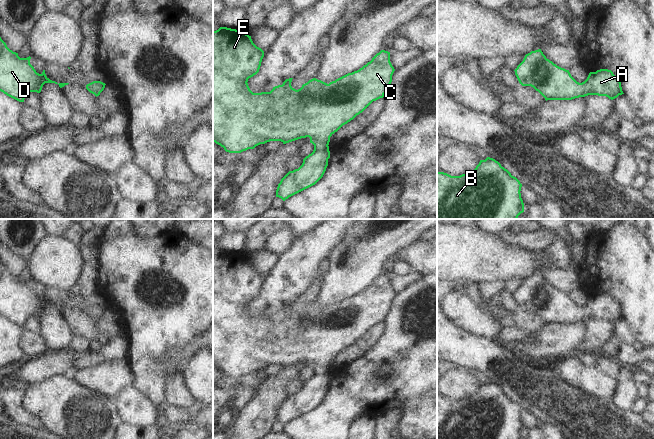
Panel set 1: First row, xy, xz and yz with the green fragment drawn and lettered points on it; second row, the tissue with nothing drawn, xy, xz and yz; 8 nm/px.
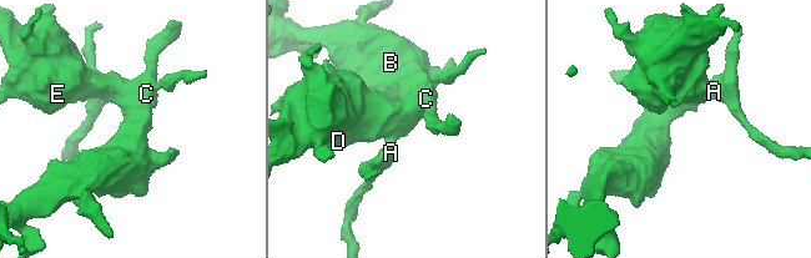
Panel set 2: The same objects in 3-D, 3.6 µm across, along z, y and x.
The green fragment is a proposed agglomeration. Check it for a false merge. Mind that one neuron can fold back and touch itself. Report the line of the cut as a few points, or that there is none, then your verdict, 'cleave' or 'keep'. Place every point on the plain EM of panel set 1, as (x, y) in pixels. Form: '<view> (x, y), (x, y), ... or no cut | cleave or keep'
no cut | keep

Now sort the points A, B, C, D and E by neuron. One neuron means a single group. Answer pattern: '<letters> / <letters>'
A B C D E

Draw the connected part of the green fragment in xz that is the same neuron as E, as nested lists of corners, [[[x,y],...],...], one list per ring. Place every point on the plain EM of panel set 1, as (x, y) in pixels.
[[[227,251],[213,255],[213,366],[229,377],[241,377],[254,373],[260,368],[270,365],[281,365],[283,368],[310,362],[314,369],[311,378],[303,383],[302,389],[289,395],[280,405],[276,421],[283,425],[289,421],[315,409],[324,399],[330,382],[330,361],[343,349],[362,337],[373,325],[384,321],[395,295],[390,286],[390,276],[381,274],[370,286],[357,295],[348,297],[329,308],[313,302],[298,314],[291,310],[293,302],[286,303],[282,309],[273,311],[270,316],[253,317],[248,310],[248,303],[259,296],[264,275],[257,271],[248,258]]]

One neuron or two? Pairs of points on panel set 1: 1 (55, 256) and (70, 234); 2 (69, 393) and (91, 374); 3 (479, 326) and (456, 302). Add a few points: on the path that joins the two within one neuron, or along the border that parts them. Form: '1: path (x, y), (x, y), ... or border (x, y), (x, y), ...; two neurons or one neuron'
1: border (62, 235), (76, 244); two neurons
2: border (72, 378), (83, 386), (101, 394); two neurons
3: path (473, 320), (461, 308); one neuron

